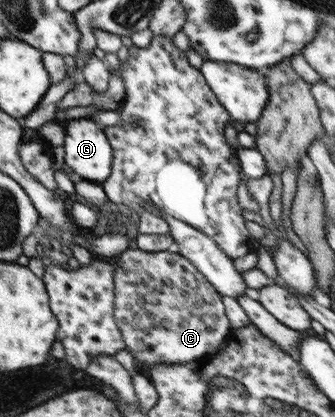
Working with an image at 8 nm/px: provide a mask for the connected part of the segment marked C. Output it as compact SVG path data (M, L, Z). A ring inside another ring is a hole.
M135 247L124 251L122 254L113 258L114 271L113 282L115 283L115 298L114 298L114 321L119 325L124 341L126 342L126 349L130 351L135 359L150 367L154 364L185 364L189 361L208 361L212 359L218 352L221 352L226 346L231 334L231 323L225 315L225 308L221 294L217 289L198 271L188 259L182 257L177 251L175 252L146 252Z

